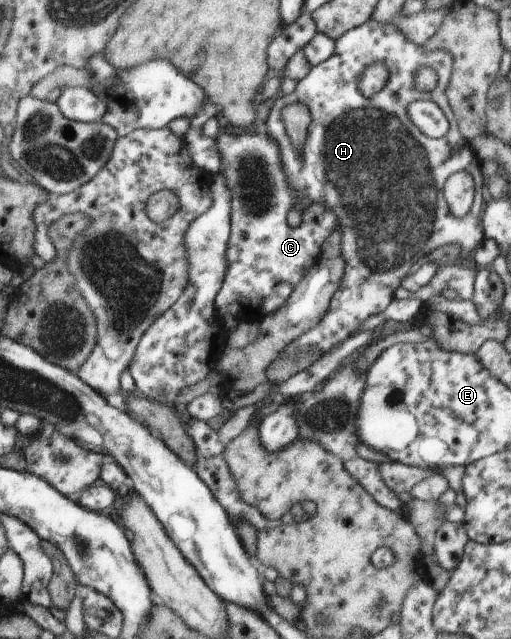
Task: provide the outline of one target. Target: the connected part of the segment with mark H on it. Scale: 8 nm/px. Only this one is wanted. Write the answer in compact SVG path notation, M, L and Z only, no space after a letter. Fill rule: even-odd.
M373 19L366 20L362 25L349 29L334 41L333 55L326 61L310 67L304 77L301 77L295 85L294 91L275 95L275 101L270 110L266 112L267 119L262 130L275 139L279 161L283 175L287 179L287 187L297 195L295 205L285 215L287 225L297 227L301 223L301 213L309 205L323 205L333 211L337 219L338 229L341 231L341 259L344 261L343 276L339 288L331 295L327 311L323 317L315 323L315 327L303 331L293 339L279 355L284 359L301 352L321 351L325 352L350 337L358 326L372 315L377 315L391 303L393 297L400 292L401 281L407 273L413 269L413 264L432 250L448 244L457 244L460 247L459 261L468 258L469 252L480 247L483 238L481 221L478 214L482 204L482 176L480 175L480 162L473 156L470 143L458 134L452 120L450 106L447 105L445 89L453 69L453 59L445 49L435 49L433 53L427 53L422 45L415 45L407 41L393 25L379 23ZM371 63L383 63L389 79L379 89L379 93L371 97L363 97L357 91L357 77L359 71L364 71ZM426 64L435 71L437 83L435 89L429 93L421 93L413 89L413 77L419 65ZM430 100L441 109L448 122L448 134L441 138L427 138L405 115L405 107L411 101ZM289 103L303 103L309 111L309 125L306 129L305 143L301 149L293 149L279 117L279 109L283 109ZM465 171L471 175L474 186L474 199L467 217L455 219L449 213L442 186L453 173Z

